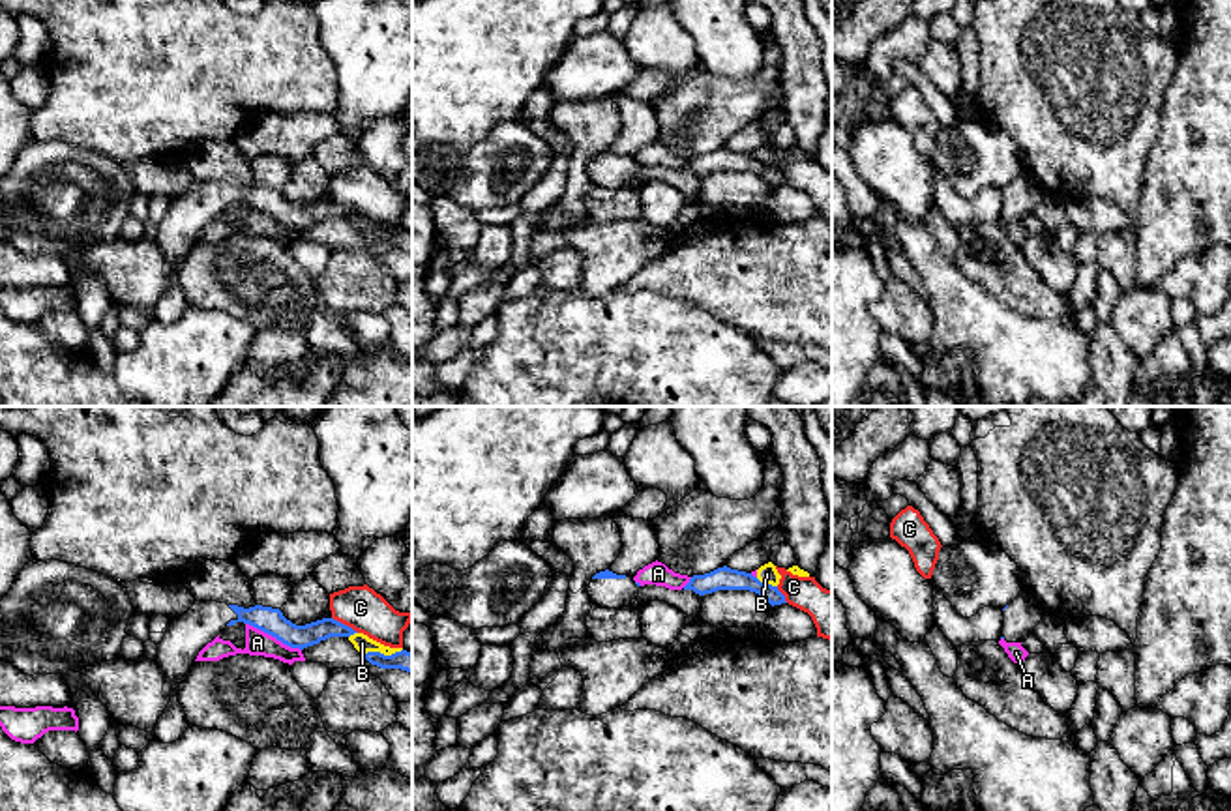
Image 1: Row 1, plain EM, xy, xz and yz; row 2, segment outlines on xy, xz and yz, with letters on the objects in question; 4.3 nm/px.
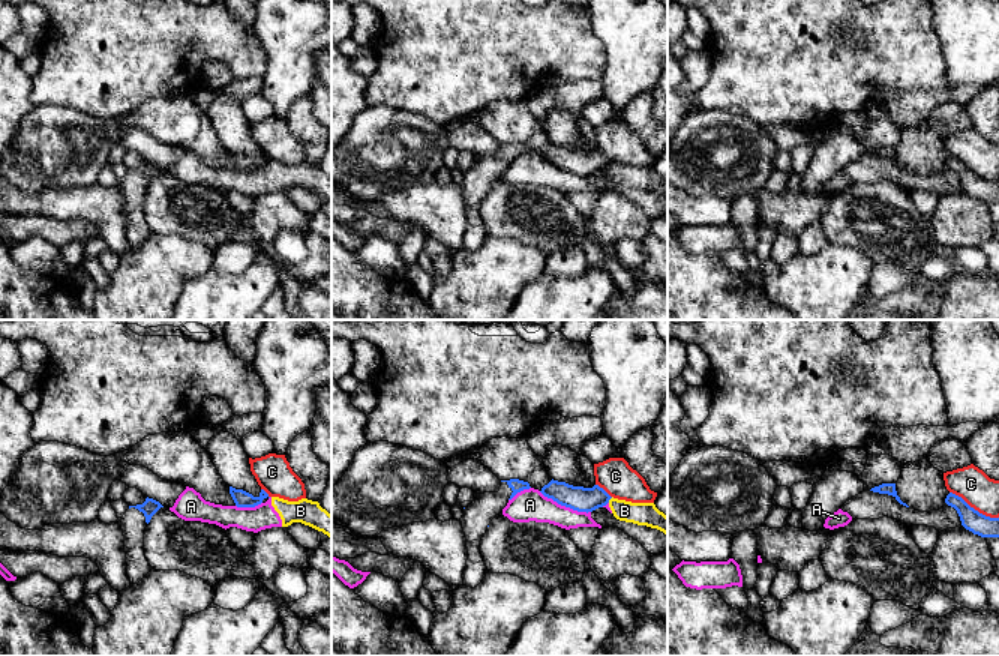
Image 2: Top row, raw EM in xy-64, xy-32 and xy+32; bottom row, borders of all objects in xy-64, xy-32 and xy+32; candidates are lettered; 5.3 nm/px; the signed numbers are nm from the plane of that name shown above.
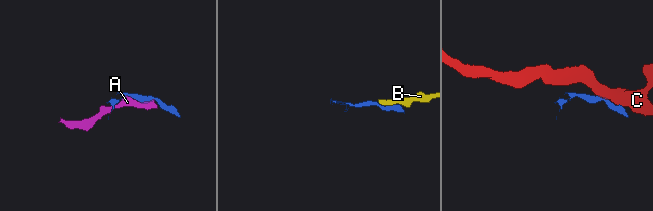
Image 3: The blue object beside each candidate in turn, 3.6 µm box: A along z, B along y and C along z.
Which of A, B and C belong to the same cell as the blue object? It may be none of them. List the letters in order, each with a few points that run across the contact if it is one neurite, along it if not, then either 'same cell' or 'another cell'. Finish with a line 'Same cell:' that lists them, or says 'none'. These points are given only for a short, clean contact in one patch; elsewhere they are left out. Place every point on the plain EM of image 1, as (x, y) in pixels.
A: another cell
B: xy (401, 229), (390, 235), (364, 235) | another cell
C: xy (332, 197), (358, 212) | another cell
Same cell: none

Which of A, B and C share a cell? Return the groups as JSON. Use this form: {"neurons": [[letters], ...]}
{"neurons": [["A", "B"], ["C"]]}

